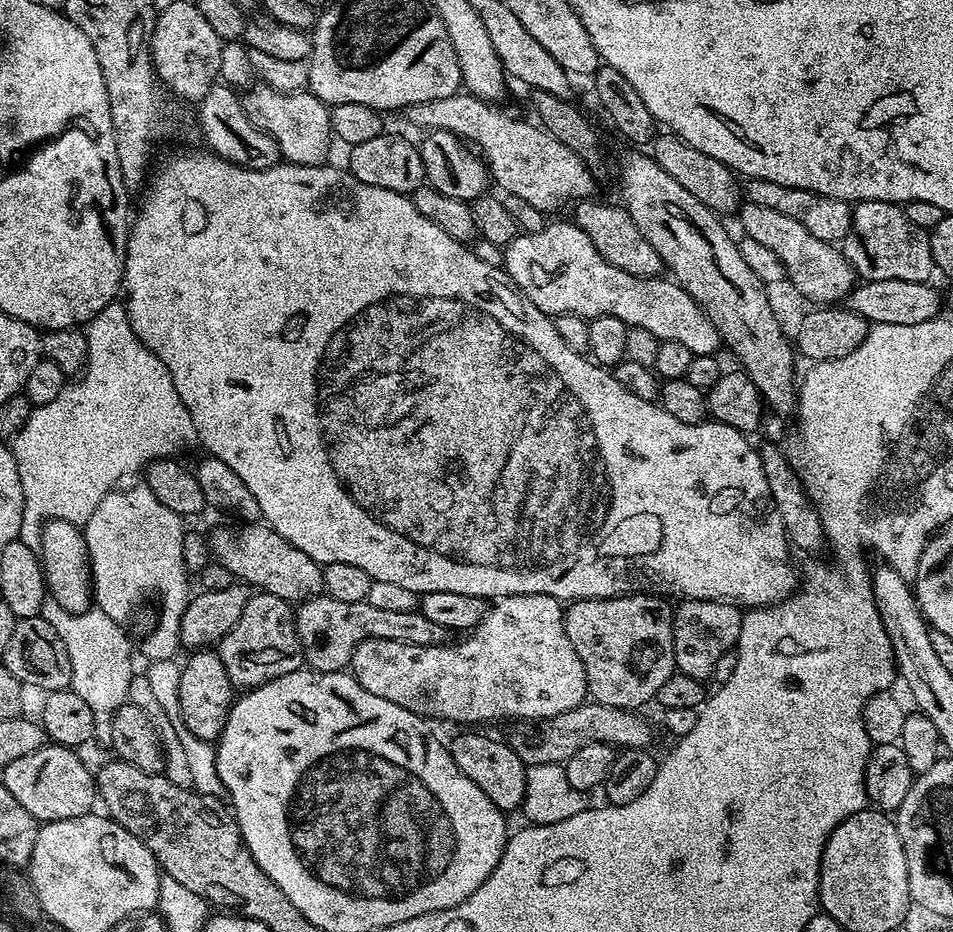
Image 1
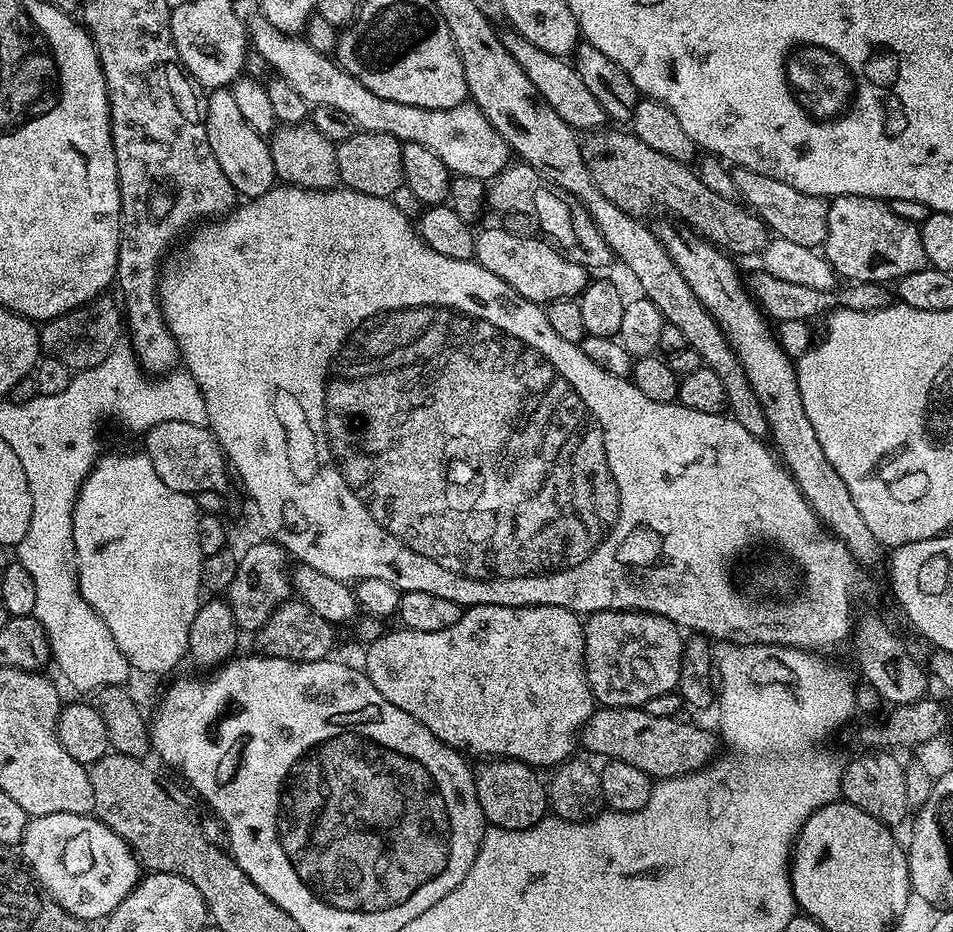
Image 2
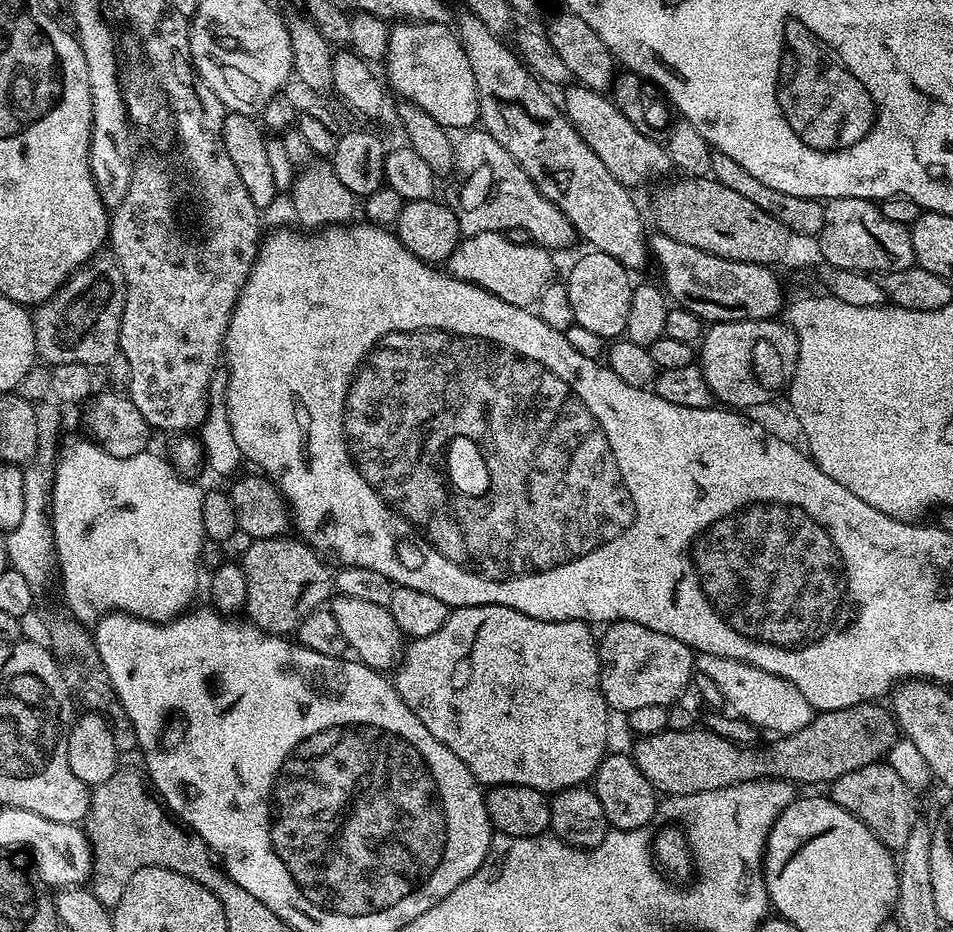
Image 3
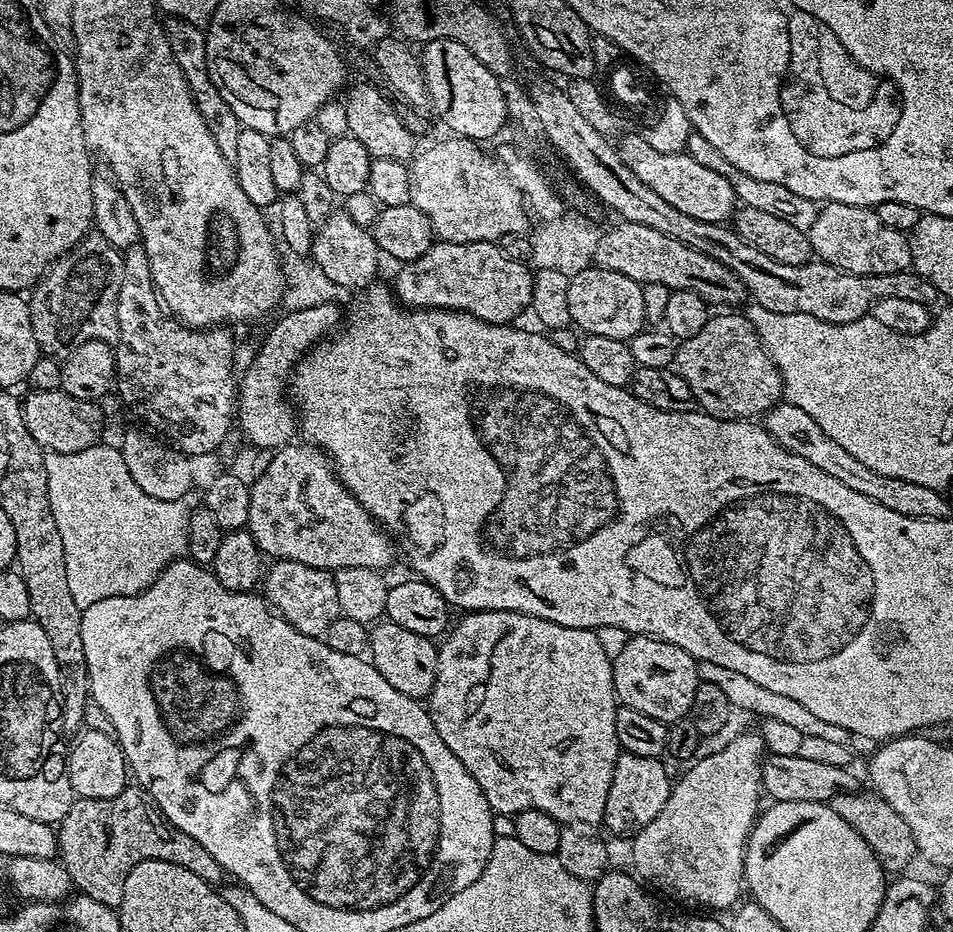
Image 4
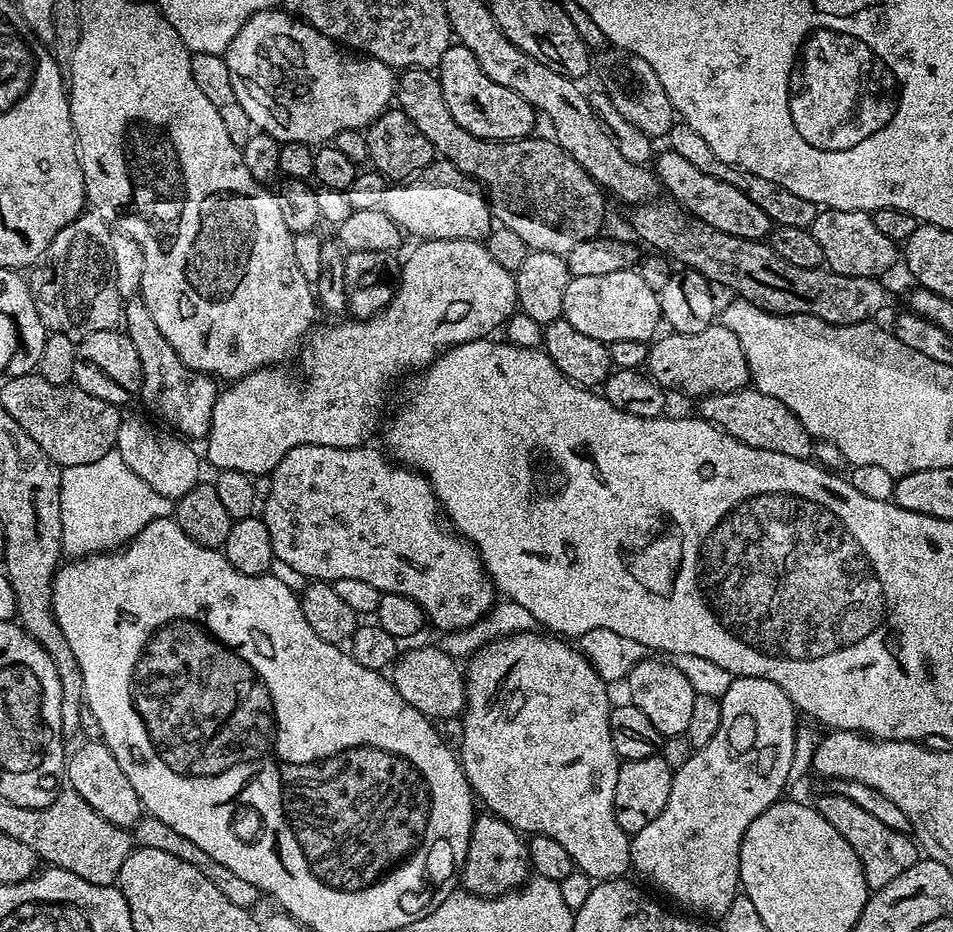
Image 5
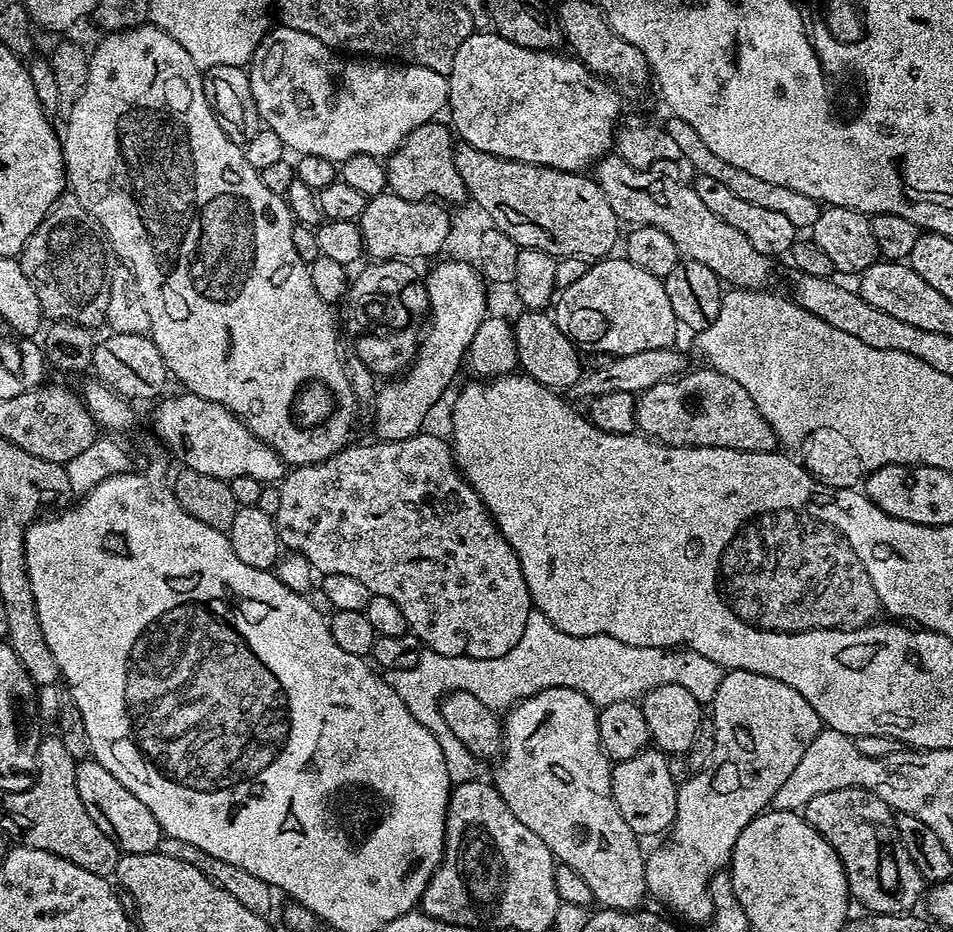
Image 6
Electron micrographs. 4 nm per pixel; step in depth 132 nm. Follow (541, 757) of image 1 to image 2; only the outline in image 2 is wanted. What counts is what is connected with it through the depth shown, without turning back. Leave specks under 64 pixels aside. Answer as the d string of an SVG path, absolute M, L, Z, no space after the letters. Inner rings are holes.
M600 706L584 724L578 740L582 748L596 756L630 762L630 766L638 766L638 770L642 770L648 776L656 780L665 780L671 776L685 776L711 764L717 755L716 744L718 745L717 737L713 733L712 736L696 724L687 724L684 718L658 718L645 712L643 707Z

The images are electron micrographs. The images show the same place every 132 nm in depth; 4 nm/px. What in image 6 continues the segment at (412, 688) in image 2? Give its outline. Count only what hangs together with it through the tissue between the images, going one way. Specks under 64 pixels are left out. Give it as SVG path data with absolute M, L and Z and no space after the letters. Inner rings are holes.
M547 688L541 692L535 692L532 696L527 696L524 700L519 700L518 703L507 709L502 716L502 731L504 742L494 783L498 794L502 794L502 802L506 802L506 806L510 806L510 814L514 814L514 818L518 818L518 822L522 822L522 826L534 830L534 834L538 834L538 838L542 838L542 842L546 842L546 846L559 863L570 866L570 870L575 870L579 874L582 882L586 882L586 886L590 886L592 899L597 905L621 910L639 909L643 905L640 903L643 902L644 896L646 897L648 892L646 874L644 873L646 852L645 849L640 849L641 841L634 834L634 830L630 830L630 826L626 826L626 818L622 818L622 814L618 814L618 806L612 797L613 761L609 760L602 750L602 742L598 738L598 709L596 705L590 702L590 698L586 698L586 694L573 688Z

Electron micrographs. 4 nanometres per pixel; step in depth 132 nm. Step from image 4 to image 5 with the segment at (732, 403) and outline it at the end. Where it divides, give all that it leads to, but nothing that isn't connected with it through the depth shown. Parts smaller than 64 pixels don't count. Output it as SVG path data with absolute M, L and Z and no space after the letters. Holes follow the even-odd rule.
M713 322L706 330L702 330L702 334L682 334L669 331L667 335L664 337L661 335L649 347L646 365L648 375L666 390L672 391L673 388L674 391L681 392L684 396L703 398L715 396L717 392L736 392L739 388L749 387L748 363L746 354L742 352L742 342L738 342L738 334L734 334L734 330L730 330L722 322Z

